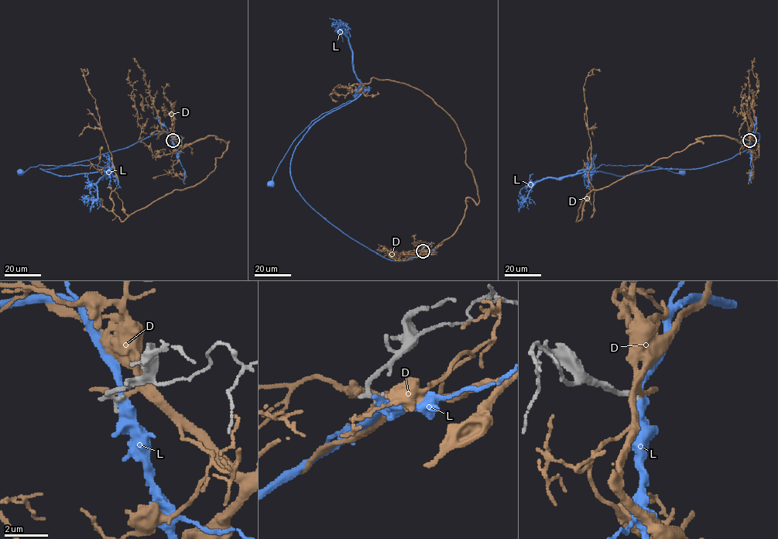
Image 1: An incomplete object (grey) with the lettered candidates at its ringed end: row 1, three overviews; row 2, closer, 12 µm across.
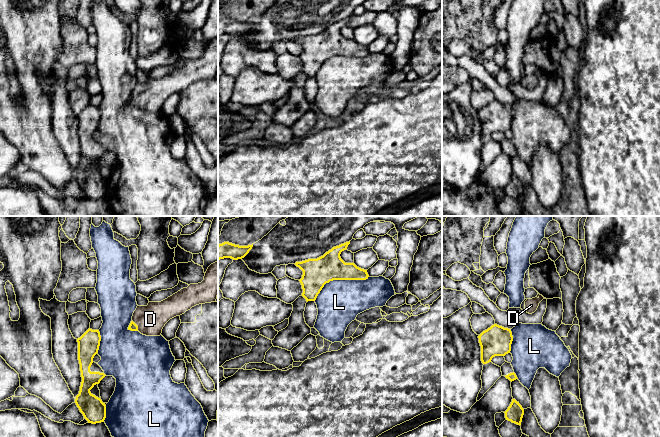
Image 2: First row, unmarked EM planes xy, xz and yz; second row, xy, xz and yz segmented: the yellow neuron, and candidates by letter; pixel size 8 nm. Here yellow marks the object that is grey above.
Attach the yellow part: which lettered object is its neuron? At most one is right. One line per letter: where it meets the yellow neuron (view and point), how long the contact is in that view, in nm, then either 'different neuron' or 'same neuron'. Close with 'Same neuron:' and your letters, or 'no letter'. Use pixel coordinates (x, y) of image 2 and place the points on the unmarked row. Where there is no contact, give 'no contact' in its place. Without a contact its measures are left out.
D: contact xy (136, 101); length 100 nm; same neuron
L: contact xz (338, 55); length 480 nm; different neuron
Same neuron: D

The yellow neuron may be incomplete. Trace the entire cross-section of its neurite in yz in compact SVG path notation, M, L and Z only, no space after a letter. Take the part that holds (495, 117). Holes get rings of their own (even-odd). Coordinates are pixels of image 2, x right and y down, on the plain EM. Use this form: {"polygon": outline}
{"polygon": "M494 100L483 107L478 114L483 140L491 138L495 132L505 132L511 127L513 112L511 106L508 104Z"}

